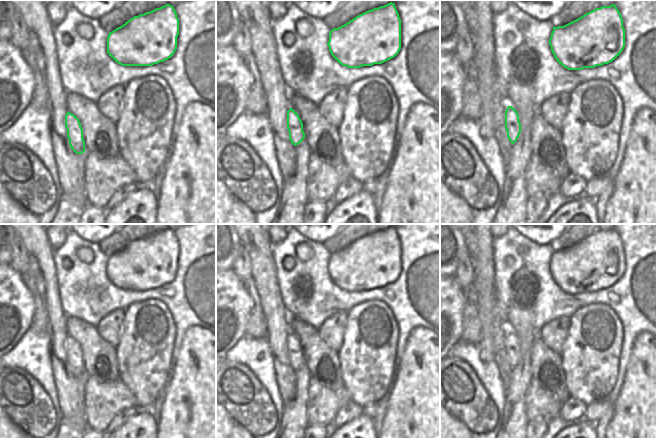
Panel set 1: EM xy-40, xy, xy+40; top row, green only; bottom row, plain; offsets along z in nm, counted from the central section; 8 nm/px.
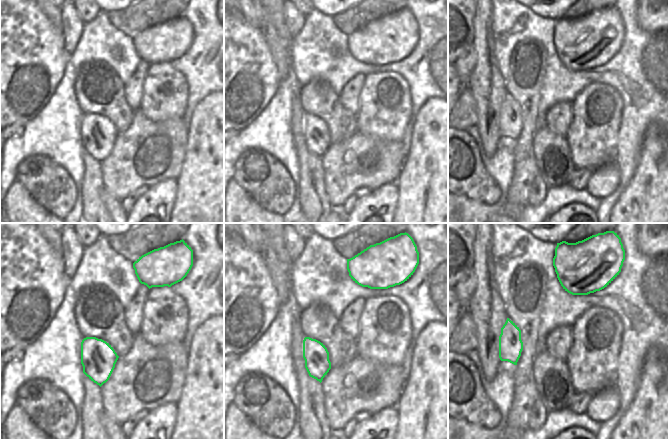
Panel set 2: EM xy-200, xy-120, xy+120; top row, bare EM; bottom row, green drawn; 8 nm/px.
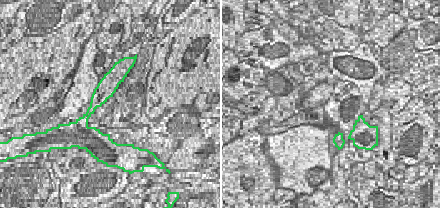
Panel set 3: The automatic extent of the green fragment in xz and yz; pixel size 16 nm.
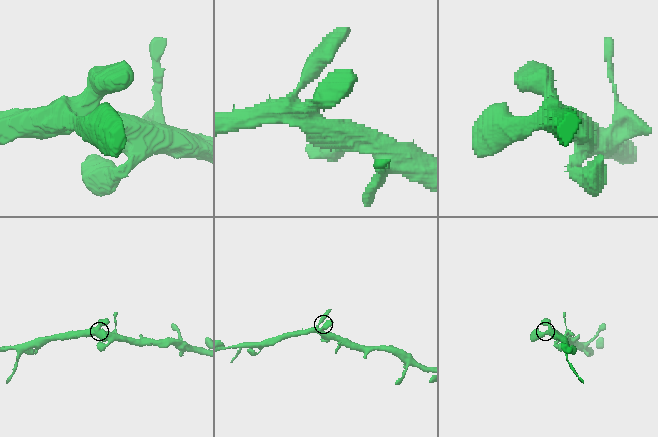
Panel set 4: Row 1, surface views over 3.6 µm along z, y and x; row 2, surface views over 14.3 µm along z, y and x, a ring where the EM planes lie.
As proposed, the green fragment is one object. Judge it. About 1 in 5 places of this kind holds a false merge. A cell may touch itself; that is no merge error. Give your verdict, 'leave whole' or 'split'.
leave whole

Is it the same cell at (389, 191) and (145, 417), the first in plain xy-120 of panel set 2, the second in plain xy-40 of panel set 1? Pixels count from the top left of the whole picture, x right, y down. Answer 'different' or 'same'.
same

